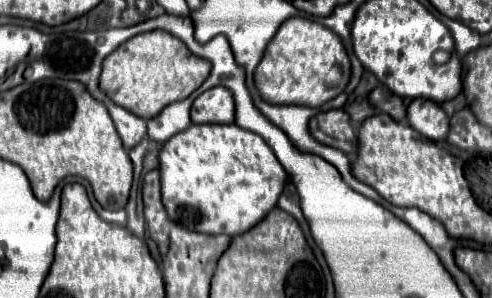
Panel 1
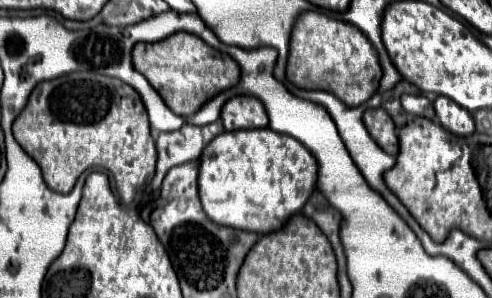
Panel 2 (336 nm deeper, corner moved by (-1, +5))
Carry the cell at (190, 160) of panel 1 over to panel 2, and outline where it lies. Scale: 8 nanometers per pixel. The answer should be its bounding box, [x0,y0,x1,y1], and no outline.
[199,129,317,233]

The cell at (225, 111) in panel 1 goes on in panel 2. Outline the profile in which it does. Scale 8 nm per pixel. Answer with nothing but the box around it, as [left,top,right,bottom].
[221,95,269,131]

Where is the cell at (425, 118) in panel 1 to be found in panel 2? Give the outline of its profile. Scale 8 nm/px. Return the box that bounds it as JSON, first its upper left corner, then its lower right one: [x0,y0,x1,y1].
[433,97,475,137]

